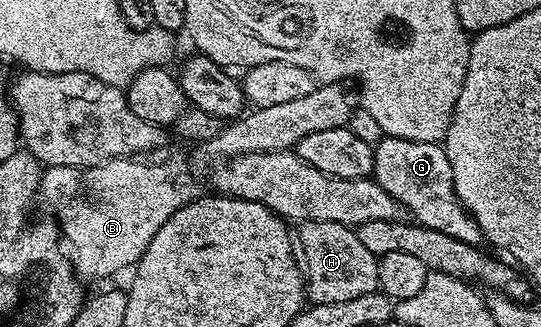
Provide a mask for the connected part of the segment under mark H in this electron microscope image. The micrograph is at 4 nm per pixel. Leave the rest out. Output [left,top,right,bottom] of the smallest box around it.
[296,221,379,304]

